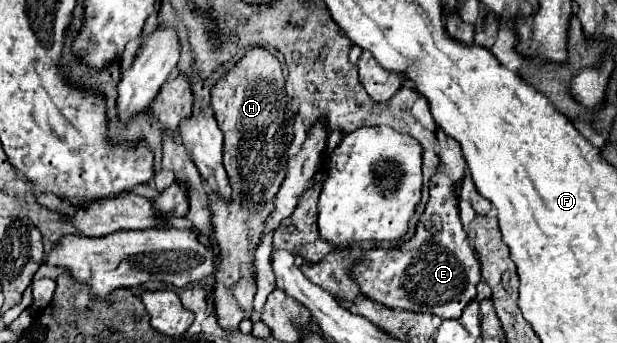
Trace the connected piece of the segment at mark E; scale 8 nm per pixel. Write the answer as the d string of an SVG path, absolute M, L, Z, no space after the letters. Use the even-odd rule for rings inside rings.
M442 128L436 132L438 138L438 156L442 160L438 174L430 182L430 200L426 212L418 222L416 236L406 242L402 248L394 250L370 250L362 262L352 270L354 280L360 284L360 290L368 294L378 304L388 308L402 308L412 312L430 312L440 318L458 320L464 308L478 298L480 262L470 248L468 234L458 216L456 186L464 176L464 158L460 144L450 138Z

